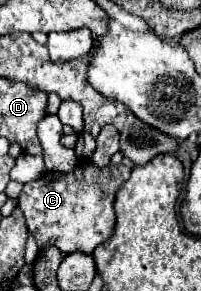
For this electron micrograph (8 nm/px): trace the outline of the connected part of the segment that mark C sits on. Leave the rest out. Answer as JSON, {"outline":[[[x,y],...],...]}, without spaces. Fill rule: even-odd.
{"outline":[[[87,163],[77,165],[69,173],[45,173],[41,179],[23,185],[17,207],[23,211],[37,247],[41,251],[57,247],[63,255],[75,251],[91,255],[93,249],[113,233],[113,199],[125,179],[129,179],[129,171],[125,165],[99,169]]]}

